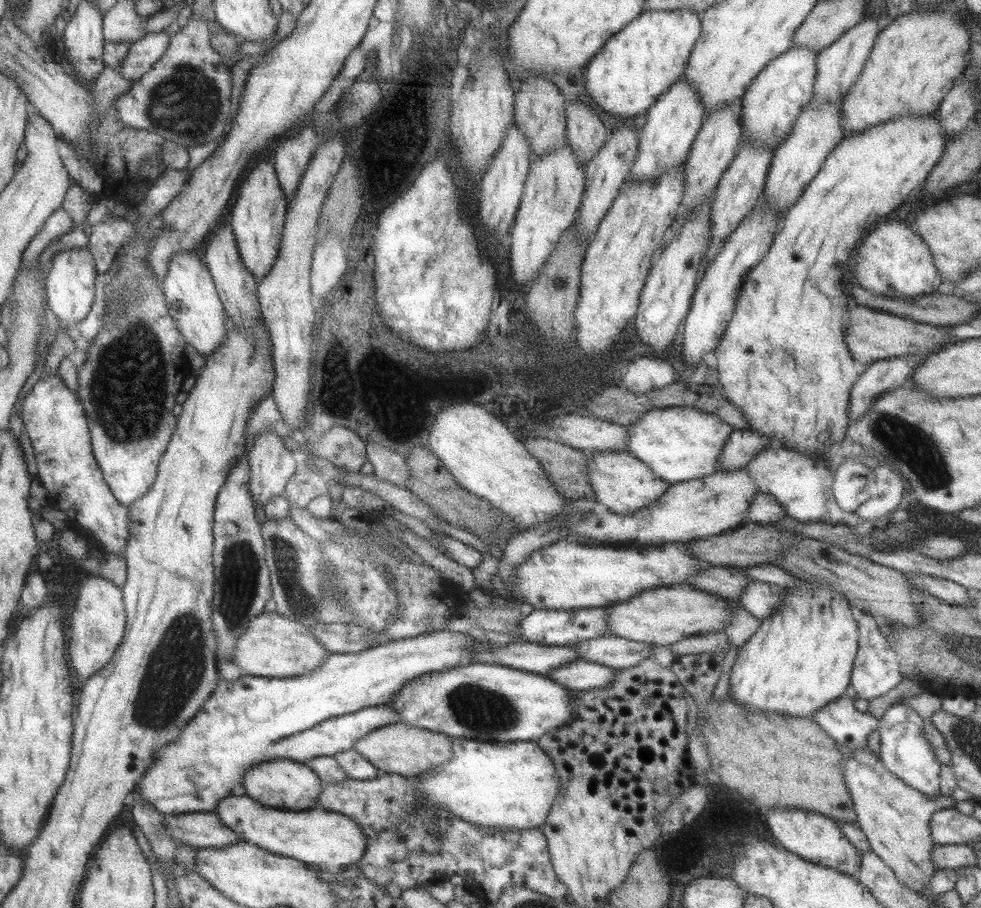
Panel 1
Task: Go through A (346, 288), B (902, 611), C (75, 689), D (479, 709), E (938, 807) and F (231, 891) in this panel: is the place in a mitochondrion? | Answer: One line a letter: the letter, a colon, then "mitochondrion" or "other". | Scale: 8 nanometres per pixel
A: other
B: other
C: other
D: mitochondrion
E: other
F: other

